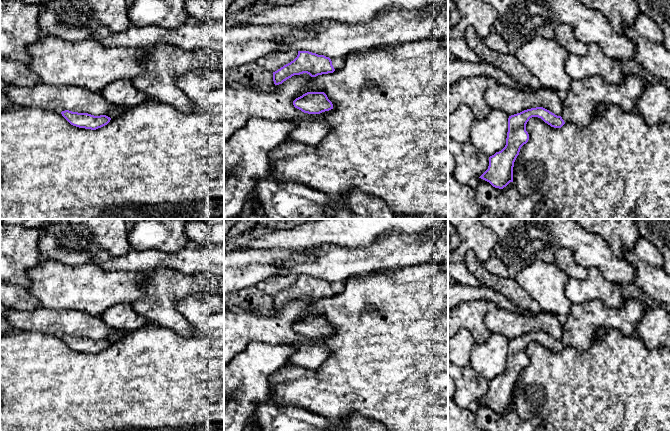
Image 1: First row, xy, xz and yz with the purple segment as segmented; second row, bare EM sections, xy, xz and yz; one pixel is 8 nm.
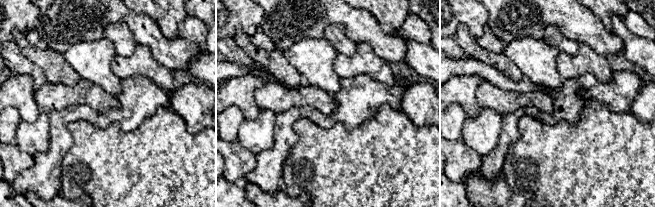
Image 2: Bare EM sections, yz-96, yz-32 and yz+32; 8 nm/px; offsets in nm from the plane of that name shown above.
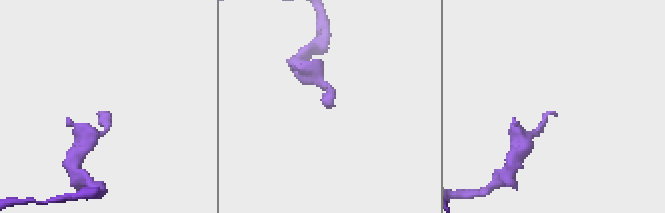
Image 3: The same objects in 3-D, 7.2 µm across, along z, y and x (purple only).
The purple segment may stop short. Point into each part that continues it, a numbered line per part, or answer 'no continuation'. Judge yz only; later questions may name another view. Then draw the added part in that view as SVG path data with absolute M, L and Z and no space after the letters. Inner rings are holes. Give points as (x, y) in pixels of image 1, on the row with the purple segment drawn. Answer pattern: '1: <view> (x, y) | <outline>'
1: yz (581, 103) | M593 75L584 79L572 80L570 90L563 95L562 119L565 123L572 122L579 128L587 127L598 115L598 109L603 106L618 106L624 112L634 112L636 104L647 83L642 76L624 75L622 84L611 84L601 76Z

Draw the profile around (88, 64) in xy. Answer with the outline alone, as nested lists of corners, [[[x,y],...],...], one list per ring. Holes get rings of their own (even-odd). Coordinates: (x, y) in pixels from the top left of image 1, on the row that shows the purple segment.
[[[44,37],[28,48],[31,61],[28,64],[41,83],[46,85],[80,86],[95,93],[111,82],[119,79],[132,80],[144,72],[144,61],[147,49],[130,49],[122,47],[106,47],[94,39],[80,42],[69,42],[58,37]]]

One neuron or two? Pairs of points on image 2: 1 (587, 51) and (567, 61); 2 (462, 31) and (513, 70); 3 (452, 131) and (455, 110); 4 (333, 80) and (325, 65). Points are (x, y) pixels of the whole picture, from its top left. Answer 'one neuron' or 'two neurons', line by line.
1: one neuron
2: one neuron
3: one neuron
4: one neuron

